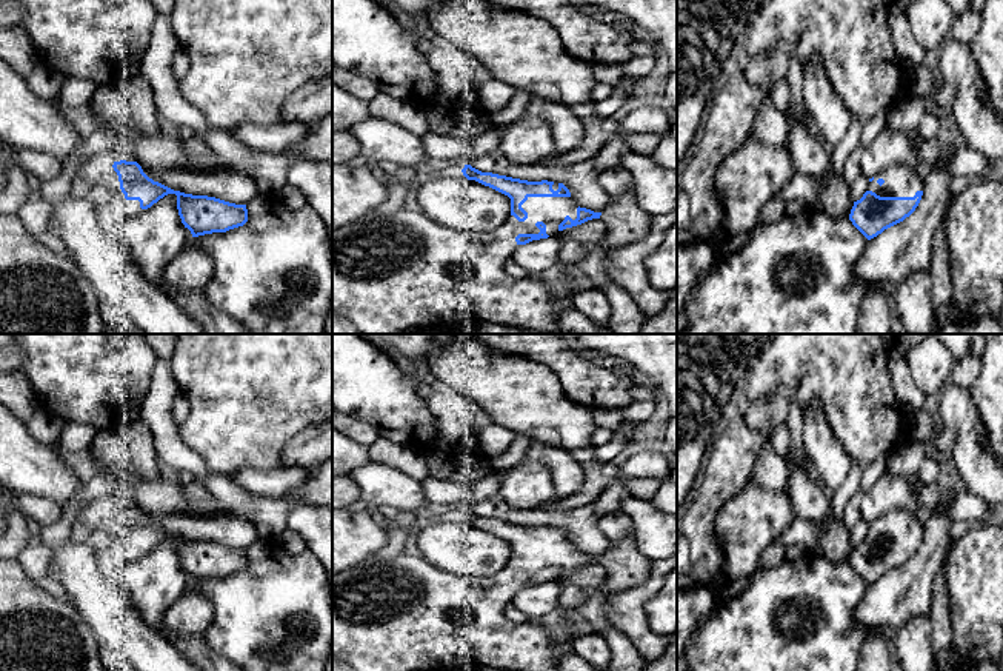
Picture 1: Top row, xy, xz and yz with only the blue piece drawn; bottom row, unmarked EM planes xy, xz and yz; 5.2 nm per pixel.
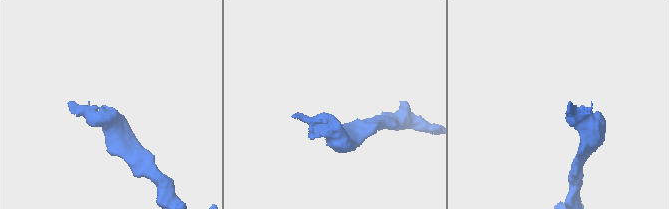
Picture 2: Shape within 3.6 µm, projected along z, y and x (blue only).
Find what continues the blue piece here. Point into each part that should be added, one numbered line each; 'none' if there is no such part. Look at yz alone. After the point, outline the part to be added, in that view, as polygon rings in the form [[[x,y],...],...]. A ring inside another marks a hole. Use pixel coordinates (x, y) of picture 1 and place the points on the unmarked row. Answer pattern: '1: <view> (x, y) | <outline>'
1: yz (900, 525) | [[[897,508],[878,517],[868,529],[868,536],[880,542],[914,542],[923,536],[923,523],[917,519],[915,511]]]

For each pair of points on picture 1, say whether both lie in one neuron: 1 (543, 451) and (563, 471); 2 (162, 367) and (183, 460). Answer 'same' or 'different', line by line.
1: same
2: same

